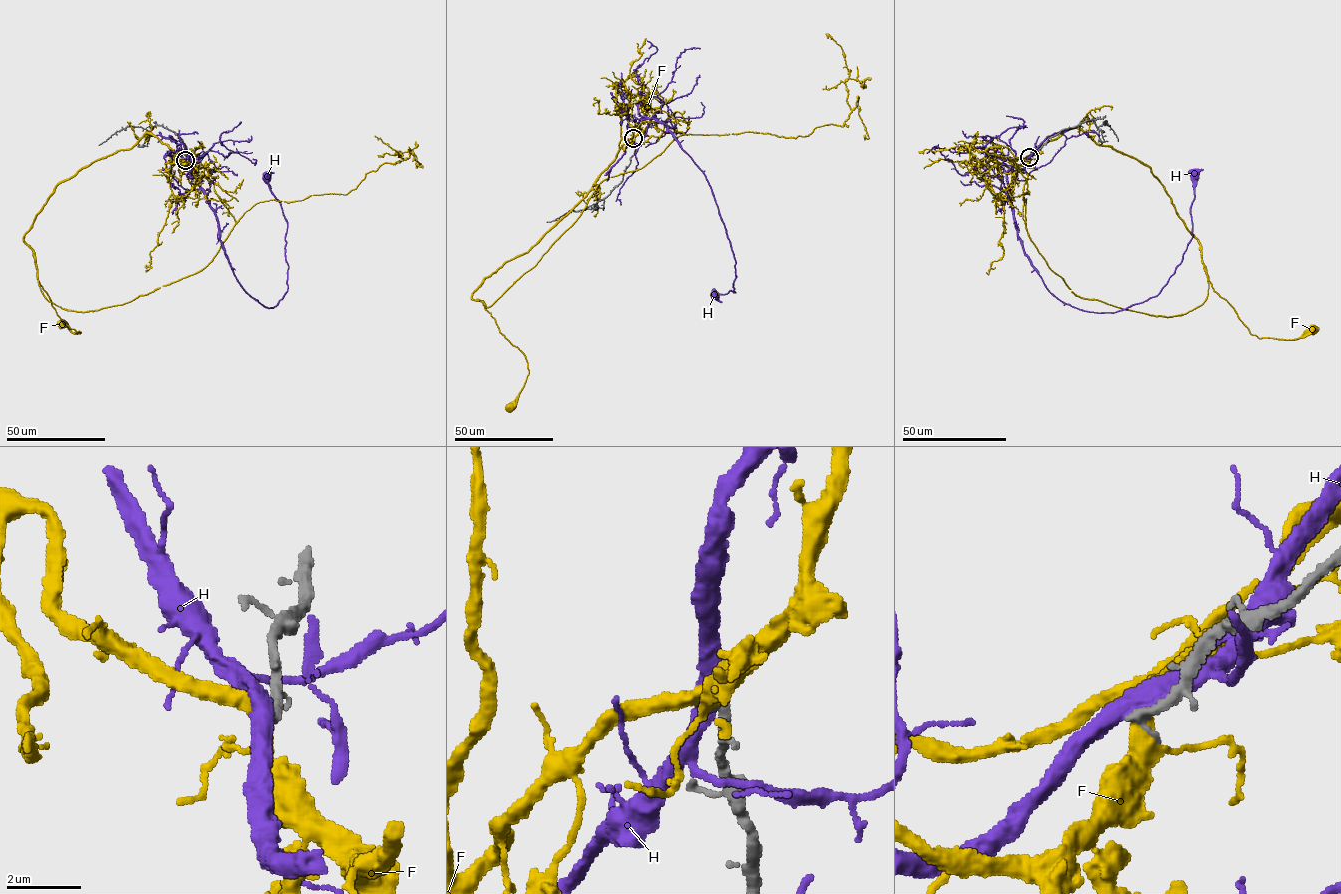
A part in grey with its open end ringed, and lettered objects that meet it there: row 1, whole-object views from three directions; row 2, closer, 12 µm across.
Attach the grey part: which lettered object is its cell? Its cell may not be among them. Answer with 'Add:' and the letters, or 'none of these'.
Add: none of these

